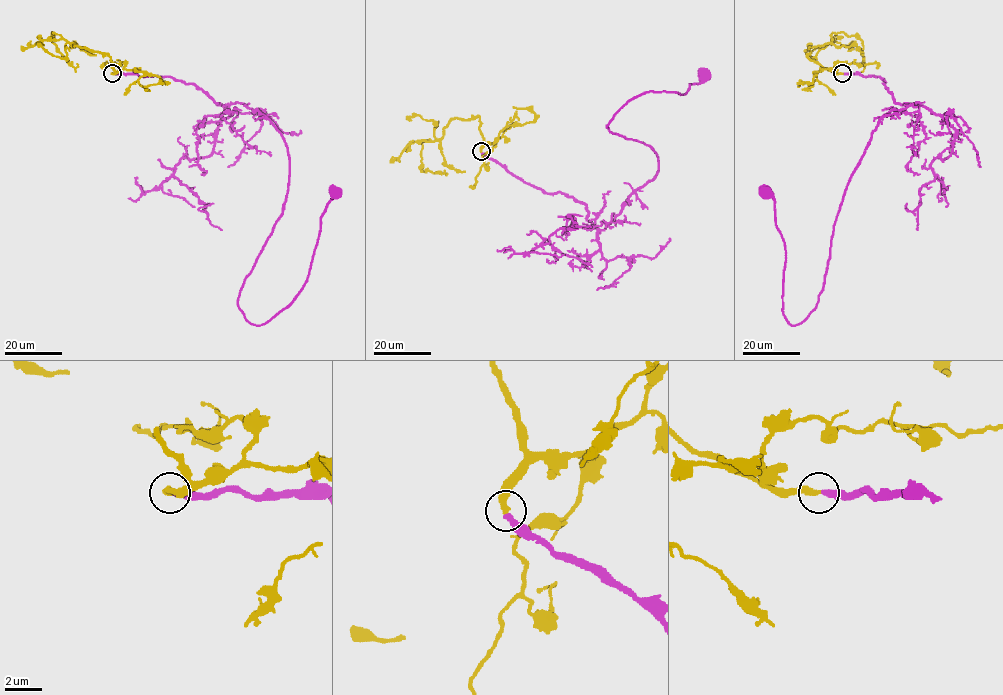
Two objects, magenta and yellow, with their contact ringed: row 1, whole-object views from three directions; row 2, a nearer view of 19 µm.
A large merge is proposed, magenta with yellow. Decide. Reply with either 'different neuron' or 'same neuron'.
same neuron

